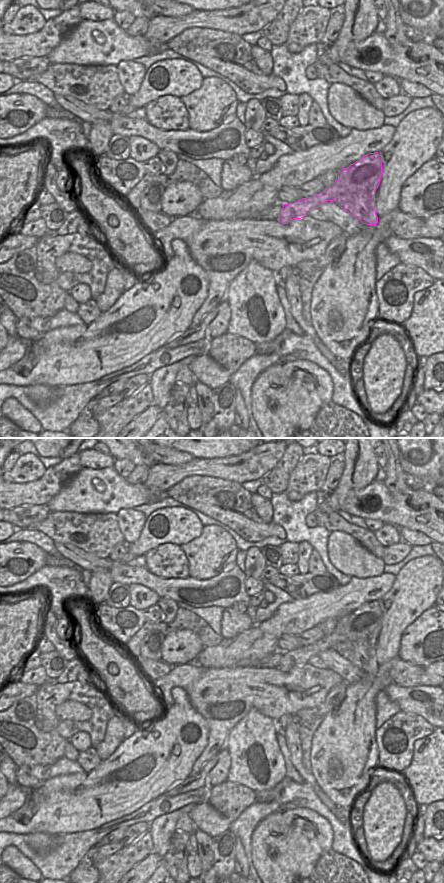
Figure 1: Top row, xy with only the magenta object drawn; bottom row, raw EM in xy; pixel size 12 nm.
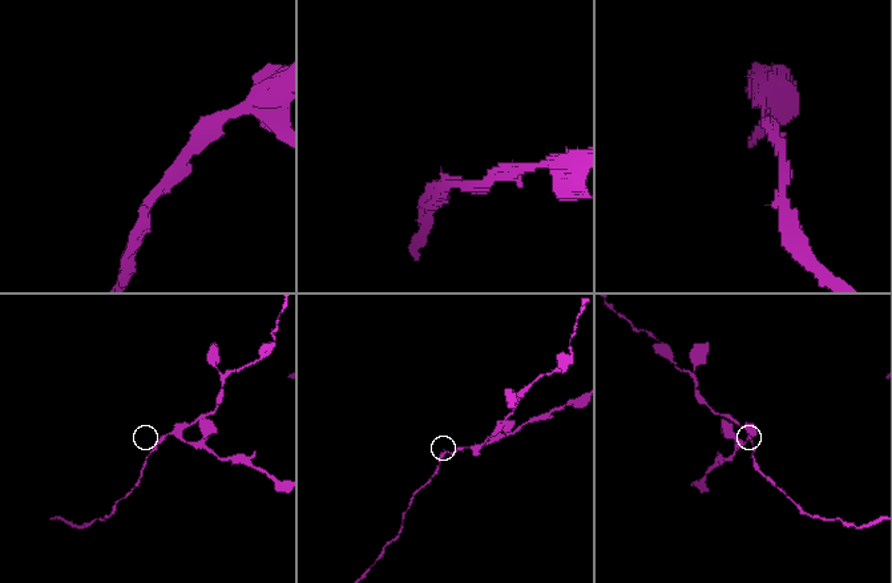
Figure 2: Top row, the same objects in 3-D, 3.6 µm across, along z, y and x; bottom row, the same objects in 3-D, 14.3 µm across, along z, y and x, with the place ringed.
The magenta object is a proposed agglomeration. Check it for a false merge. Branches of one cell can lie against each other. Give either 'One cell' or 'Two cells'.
Two cells

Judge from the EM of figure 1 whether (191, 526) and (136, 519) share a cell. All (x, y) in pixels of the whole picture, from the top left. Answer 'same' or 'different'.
different

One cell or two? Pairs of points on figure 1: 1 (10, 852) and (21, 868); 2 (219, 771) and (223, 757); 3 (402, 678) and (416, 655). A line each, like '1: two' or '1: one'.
1: one
2: one
3: two

